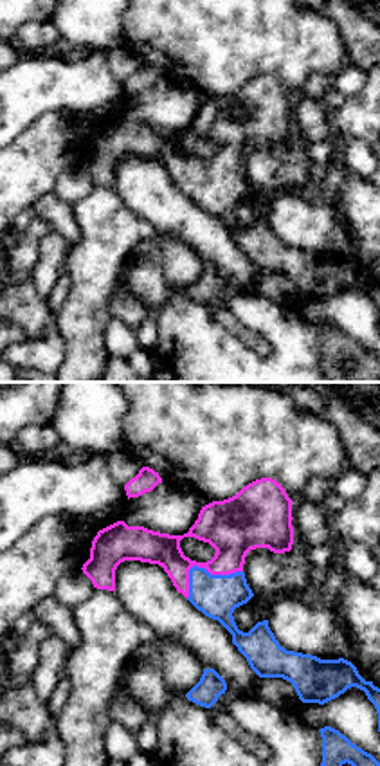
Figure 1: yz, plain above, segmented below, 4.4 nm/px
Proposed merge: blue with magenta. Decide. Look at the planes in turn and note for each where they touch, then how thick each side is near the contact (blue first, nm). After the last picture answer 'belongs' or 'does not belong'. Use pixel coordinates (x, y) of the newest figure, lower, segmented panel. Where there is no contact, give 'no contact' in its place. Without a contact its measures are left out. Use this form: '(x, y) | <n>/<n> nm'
(202, 568) | 190/260 nm

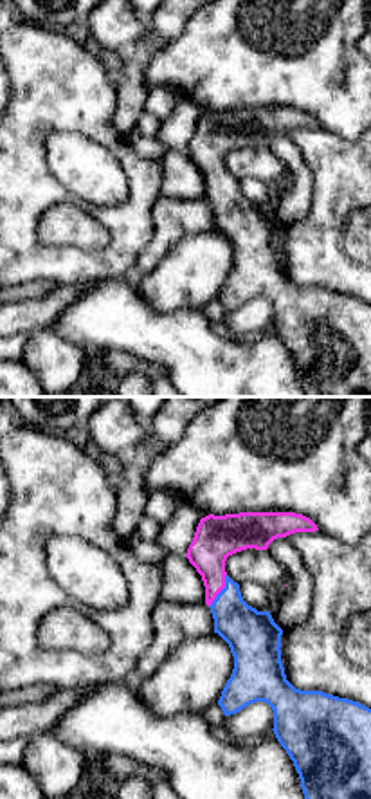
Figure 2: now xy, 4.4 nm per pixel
(222, 590) | 220/200 nm

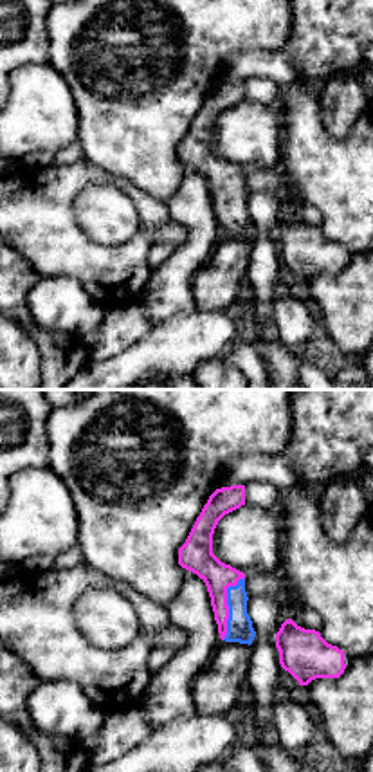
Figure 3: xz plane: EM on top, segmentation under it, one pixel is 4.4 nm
(227, 605) | 110/140 nm

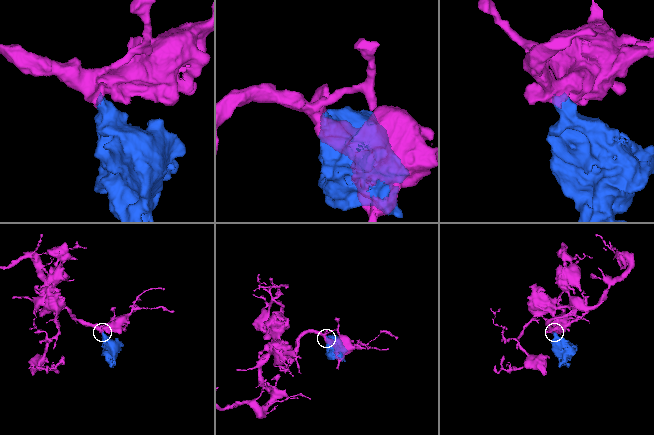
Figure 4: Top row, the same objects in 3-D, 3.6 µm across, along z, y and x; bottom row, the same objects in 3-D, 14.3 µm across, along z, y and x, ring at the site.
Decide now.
belongs

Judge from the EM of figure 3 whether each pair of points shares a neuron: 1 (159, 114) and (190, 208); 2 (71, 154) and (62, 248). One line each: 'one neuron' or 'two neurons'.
1: two neurons
2: two neurons

